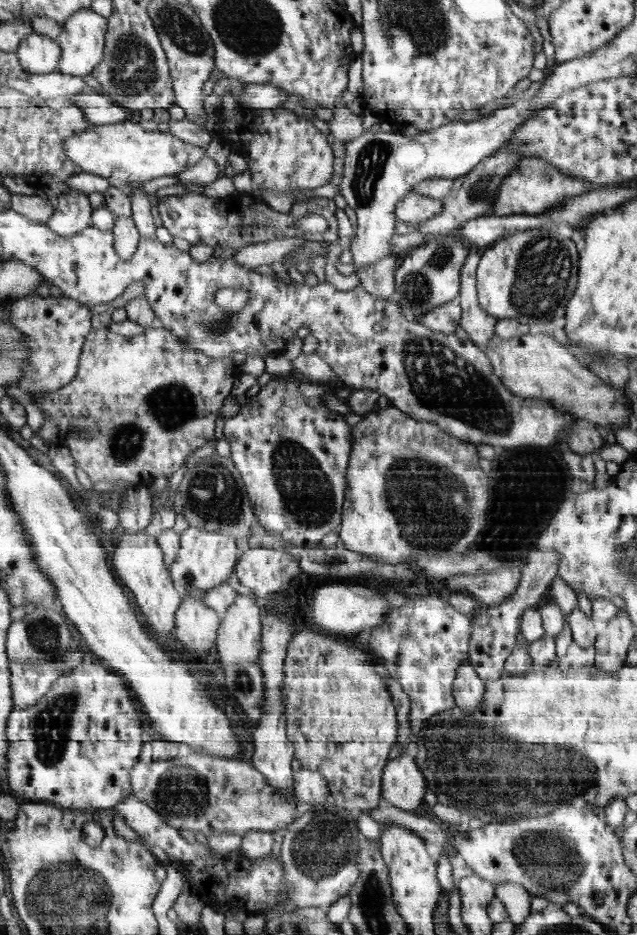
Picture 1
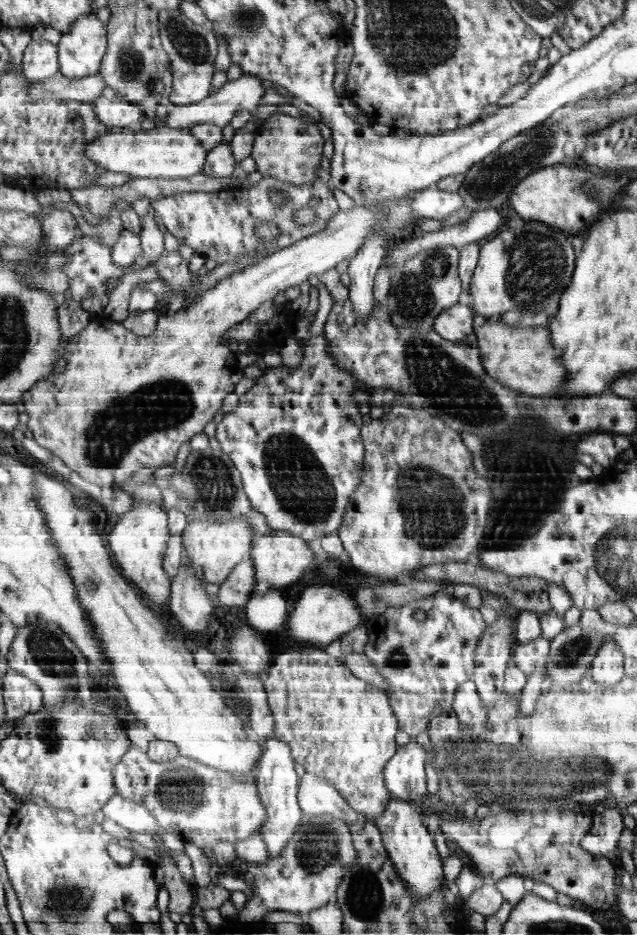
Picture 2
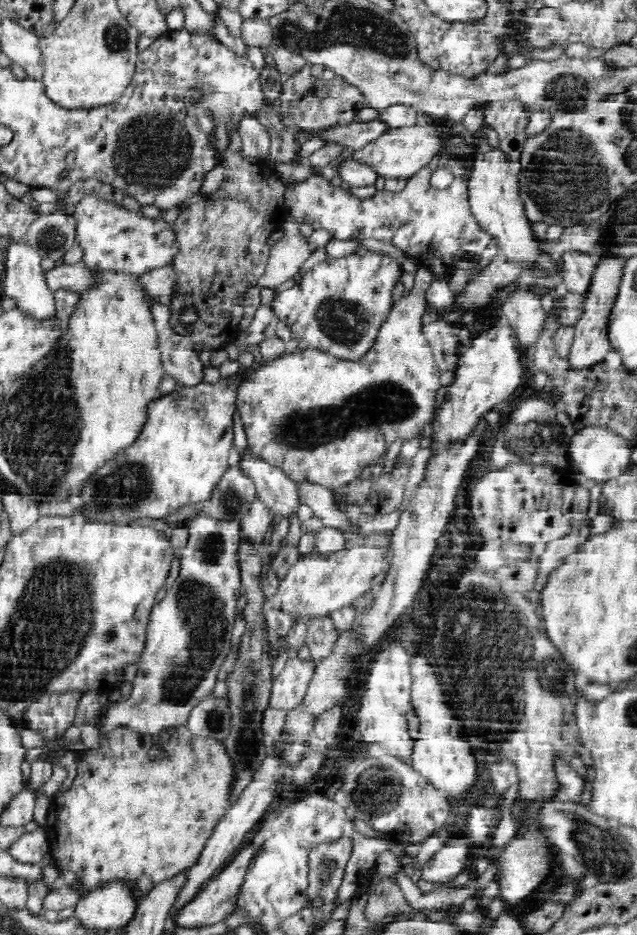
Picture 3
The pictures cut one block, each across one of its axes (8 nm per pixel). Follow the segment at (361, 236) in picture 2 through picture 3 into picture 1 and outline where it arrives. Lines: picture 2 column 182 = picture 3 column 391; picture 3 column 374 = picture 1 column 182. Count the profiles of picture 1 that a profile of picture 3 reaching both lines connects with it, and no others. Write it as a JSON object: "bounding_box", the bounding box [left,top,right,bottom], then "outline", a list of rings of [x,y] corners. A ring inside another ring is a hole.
{"bounding_box":[29,328,243,486],"outline":[[[105,328],[105,330],[93,330],[89,336],[87,336],[87,342],[85,342],[85,348],[83,348],[83,354],[81,354],[81,366],[79,366],[79,374],[75,376],[75,380],[67,386],[63,386],[61,390],[57,392],[43,392],[43,394],[29,394],[35,402],[35,406],[45,414],[45,416],[51,416],[51,420],[57,424],[57,430],[59,430],[59,444],[67,446],[73,460],[75,460],[75,466],[81,468],[91,482],[117,482],[117,480],[125,480],[125,482],[131,482],[131,484],[141,484],[141,486],[151,486],[153,480],[165,476],[169,478],[171,474],[175,474],[187,460],[187,456],[191,452],[195,452],[197,448],[205,446],[207,442],[215,440],[215,422],[217,422],[217,416],[219,416],[219,410],[225,406],[225,400],[231,396],[231,390],[237,382],[237,378],[241,378],[243,370],[239,366],[235,366],[233,358],[209,358],[203,350],[195,350],[191,348],[191,344],[187,342],[181,342],[181,338],[173,332],[169,332],[167,328],[149,328],[145,330],[145,334],[141,336],[135,336],[135,338],[127,338],[127,336],[121,336],[121,334],[115,334],[111,332],[111,328]]]}

